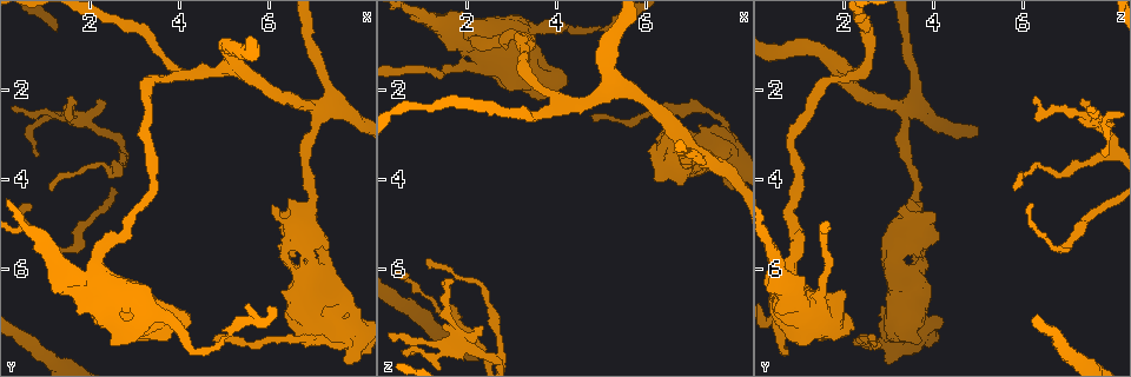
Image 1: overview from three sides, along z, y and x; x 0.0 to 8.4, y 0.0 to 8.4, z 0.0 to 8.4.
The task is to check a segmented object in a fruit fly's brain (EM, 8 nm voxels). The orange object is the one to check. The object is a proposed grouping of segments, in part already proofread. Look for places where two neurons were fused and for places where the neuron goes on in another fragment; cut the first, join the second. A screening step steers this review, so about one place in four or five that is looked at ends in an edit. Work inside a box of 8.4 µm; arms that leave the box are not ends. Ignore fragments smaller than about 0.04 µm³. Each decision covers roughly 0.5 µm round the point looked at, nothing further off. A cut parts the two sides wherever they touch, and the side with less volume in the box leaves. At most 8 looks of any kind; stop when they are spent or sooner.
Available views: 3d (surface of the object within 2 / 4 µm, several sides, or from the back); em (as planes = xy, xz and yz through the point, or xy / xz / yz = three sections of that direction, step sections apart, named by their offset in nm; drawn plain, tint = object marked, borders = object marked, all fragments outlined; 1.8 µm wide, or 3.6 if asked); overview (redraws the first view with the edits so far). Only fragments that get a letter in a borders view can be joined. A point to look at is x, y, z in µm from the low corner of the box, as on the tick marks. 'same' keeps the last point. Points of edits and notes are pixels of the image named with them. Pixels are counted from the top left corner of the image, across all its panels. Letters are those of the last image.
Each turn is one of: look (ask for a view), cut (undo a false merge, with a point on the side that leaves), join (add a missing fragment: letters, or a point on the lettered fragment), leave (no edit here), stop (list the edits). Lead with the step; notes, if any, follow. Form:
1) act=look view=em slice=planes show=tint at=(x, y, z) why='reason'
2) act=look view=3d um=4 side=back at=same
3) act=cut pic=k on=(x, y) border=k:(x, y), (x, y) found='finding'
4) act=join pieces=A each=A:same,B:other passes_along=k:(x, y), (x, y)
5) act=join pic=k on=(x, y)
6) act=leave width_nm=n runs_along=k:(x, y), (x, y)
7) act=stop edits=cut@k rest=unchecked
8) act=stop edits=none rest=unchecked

act=look view=3d um=4 at=(4.80, 7.50, 2.55) why='thin end'

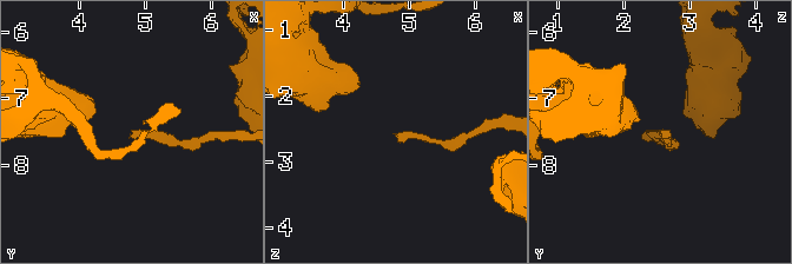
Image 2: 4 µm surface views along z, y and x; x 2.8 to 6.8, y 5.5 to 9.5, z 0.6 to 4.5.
act=look view=em slice=xy step=8 show=borders at=(4.75, 7.55, 2.55) why='now the EM'

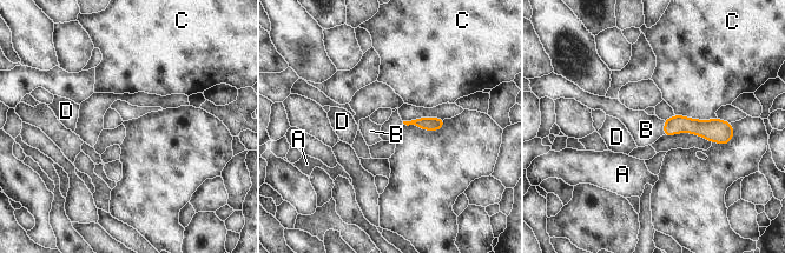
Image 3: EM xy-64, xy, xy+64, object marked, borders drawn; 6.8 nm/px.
act=join pic=3 on=(646, 130) longest_contact=C:300nm each=A:other,B:same,C:other,D:other found='the neuron continues'

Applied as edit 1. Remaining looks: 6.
act=look view=em slice=planes show=borders at=(5.30, 7.30, 0.65) why='four or more arms meet'

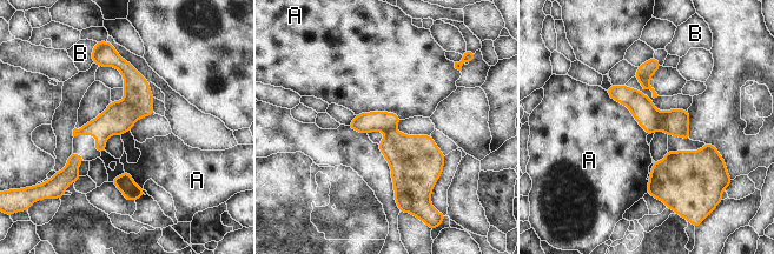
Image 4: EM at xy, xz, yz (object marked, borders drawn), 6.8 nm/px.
act=cut pic=4 on=(137, 92) longest_contact=A:420nm each=A:other,B:other found='a second neuron is stuck on'

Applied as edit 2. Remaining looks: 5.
act=look view=3d um=2 at=(1.85, 6.50, 1.55)

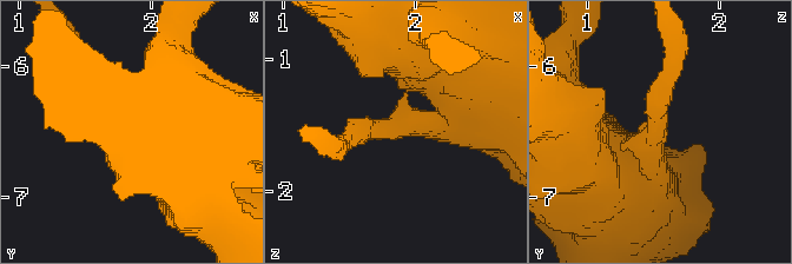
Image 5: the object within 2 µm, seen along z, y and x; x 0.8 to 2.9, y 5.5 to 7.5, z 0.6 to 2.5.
act=look view=em slice=yz step=4 show=tint at=(1.78, 6.44, 1.50) arm_widths_nm=170,500 why='now the EM'

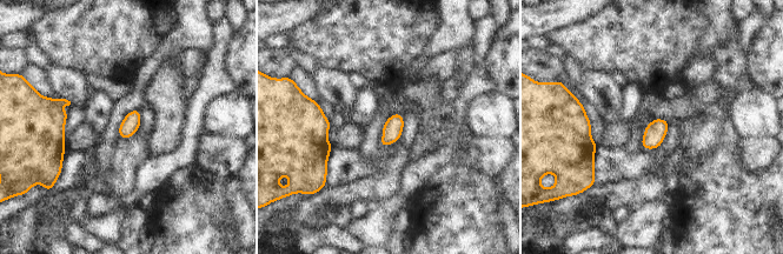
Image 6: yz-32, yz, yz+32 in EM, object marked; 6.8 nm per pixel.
act=look view=em slice=planes show=borders at=same

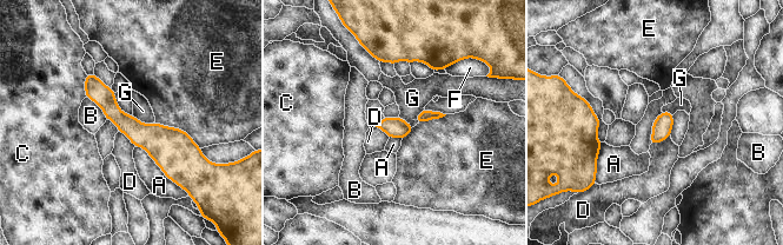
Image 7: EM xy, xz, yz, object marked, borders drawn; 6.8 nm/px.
act=leave each=A:other,B:other,C:other,D:other,E:other,F:other,G:other border=7:(133, 114), (144, 123), (154, 123) found='one neuron here'

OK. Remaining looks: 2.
act=look view=em slice=planes show=borders at=(7.95, 7.10, 4.15) why='stops while still wide'

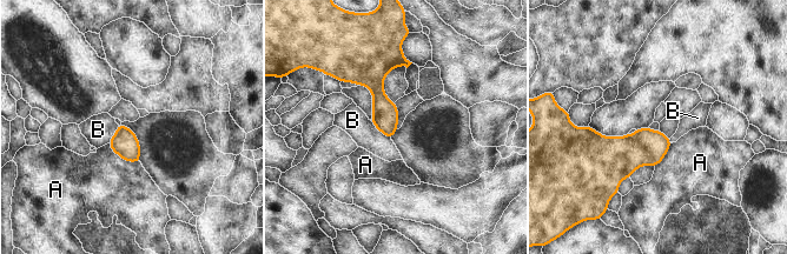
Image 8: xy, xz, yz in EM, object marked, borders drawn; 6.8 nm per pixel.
act=leave each=A:other,B:other border=8:(369, 120), (390, 139) found='no lettered fragment goes on from it'

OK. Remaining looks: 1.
act=stop edits=join@3,cut@4 rest=unchecked

